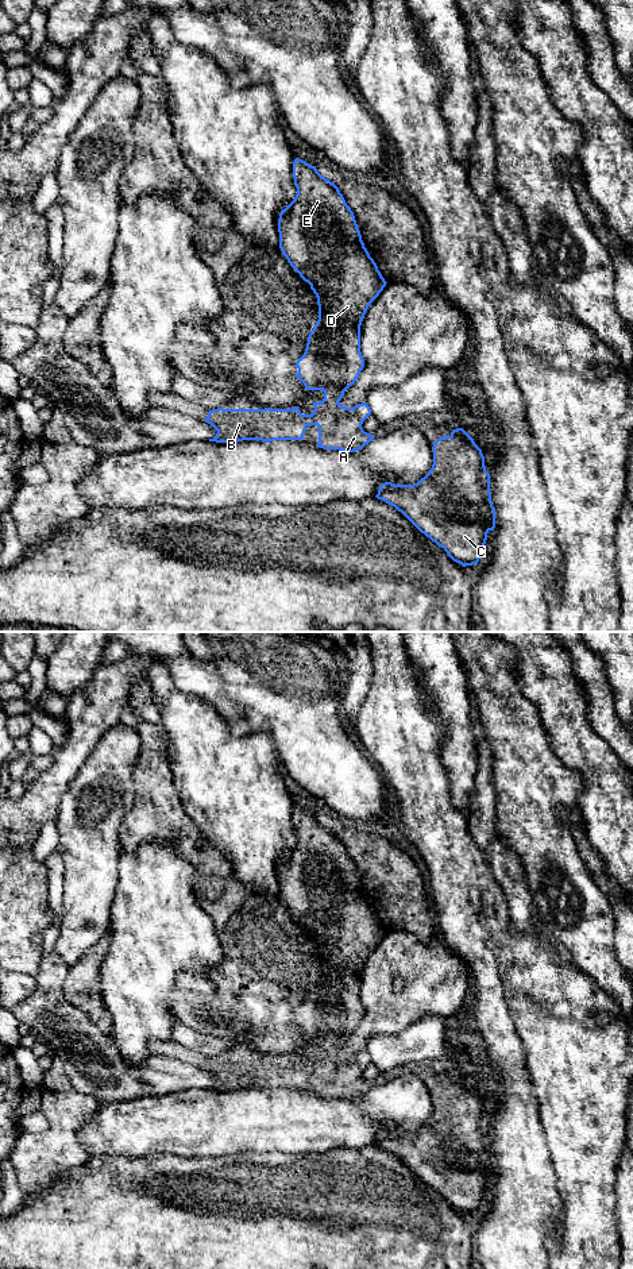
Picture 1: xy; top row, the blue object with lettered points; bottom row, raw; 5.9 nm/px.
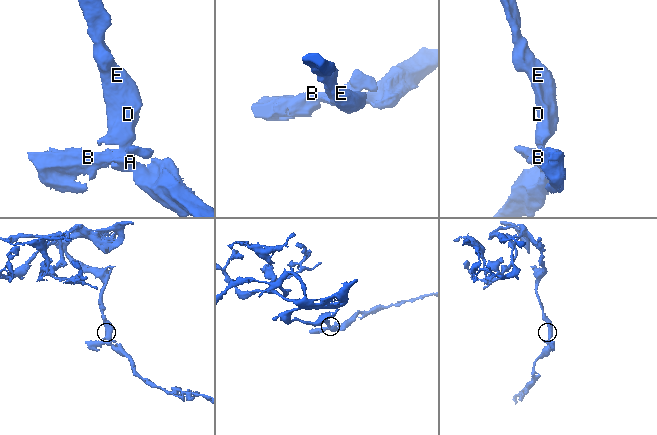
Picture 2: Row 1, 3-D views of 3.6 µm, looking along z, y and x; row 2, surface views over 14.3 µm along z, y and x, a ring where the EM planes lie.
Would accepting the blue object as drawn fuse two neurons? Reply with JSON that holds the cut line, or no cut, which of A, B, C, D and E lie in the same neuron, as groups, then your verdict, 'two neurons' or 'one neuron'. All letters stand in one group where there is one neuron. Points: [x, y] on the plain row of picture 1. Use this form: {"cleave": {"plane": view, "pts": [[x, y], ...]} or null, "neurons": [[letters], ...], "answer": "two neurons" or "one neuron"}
{"cleave": null, "neurons": [["A", "B", "C", "D", "E"]], "answer": "one neuron"}

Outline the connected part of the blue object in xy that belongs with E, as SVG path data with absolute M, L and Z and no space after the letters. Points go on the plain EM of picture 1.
M298 806L293 810L293 826L297 842L279 861L279 896L290 914L310 933L319 953L319 968L308 984L304 1003L296 1010L296 1017L298 1018L296 1025L304 1031L306 1038L323 1038L324 1046L320 1050L313 1050L314 1058L312 1062L302 1062L298 1054L292 1057L219 1056L209 1058L204 1069L217 1079L216 1084L209 1087L209 1089L227 1092L243 1088L262 1088L267 1091L274 1088L302 1088L306 1075L317 1073L317 1095L354 1100L362 1098L374 1087L374 1083L364 1080L362 1076L363 1069L371 1062L371 1057L366 1050L355 1053L354 1056L346 1056L339 1049L343 1046L344 1040L355 1031L364 1015L364 1007L360 1000L360 973L370 952L379 944L387 930L364 895L354 860L347 853L339 836L323 825L316 814Z

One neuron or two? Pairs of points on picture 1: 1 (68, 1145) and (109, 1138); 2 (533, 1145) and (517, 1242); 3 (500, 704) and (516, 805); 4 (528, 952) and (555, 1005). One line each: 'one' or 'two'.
1: two
2: one
3: one
4: one

